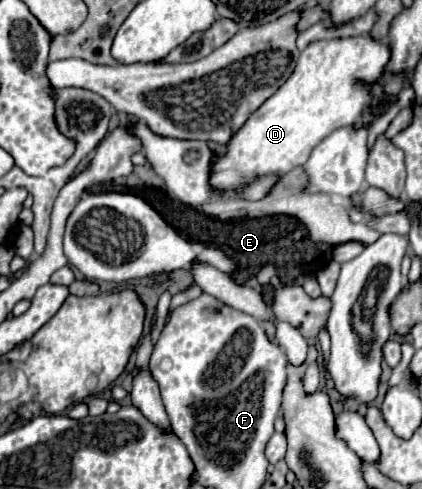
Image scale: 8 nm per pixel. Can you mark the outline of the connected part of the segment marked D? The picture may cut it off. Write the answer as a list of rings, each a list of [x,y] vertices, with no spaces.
[[[366,34],[312,42],[302,50],[290,78],[230,136],[226,152],[212,154],[208,176],[212,192],[220,196],[240,194],[262,176],[286,174],[302,166],[308,160],[308,152],[324,136],[354,124],[366,104],[370,104],[364,84],[372,84],[384,74],[388,56],[390,48]]]

